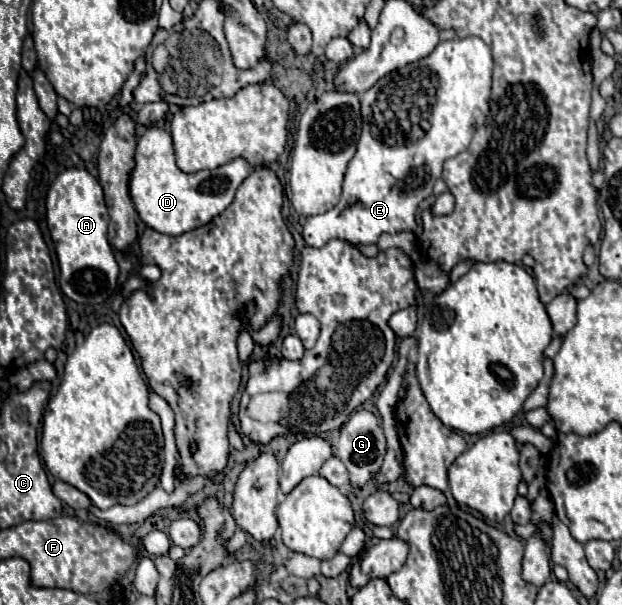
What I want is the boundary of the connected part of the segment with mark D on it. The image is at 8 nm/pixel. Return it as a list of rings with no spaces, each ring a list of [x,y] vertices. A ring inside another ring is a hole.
[[[157,126],[139,136],[135,162],[137,164],[129,182],[133,204],[139,212],[139,218],[161,234],[183,234],[211,222],[233,202],[237,188],[253,170],[245,158],[235,158],[215,170],[199,170],[187,174],[175,164],[171,134]]]

